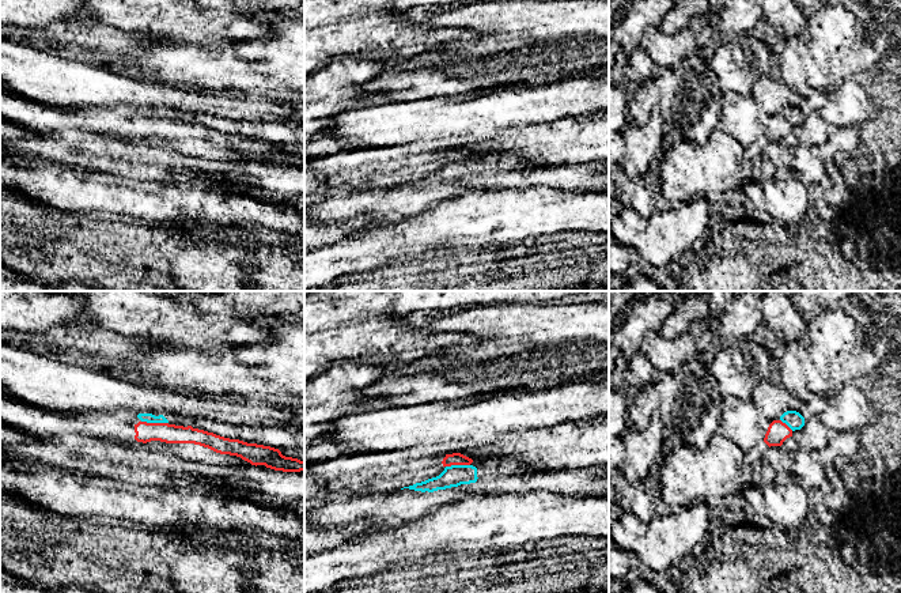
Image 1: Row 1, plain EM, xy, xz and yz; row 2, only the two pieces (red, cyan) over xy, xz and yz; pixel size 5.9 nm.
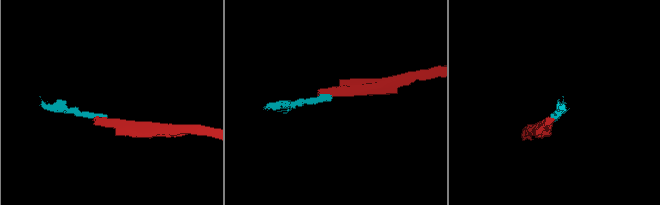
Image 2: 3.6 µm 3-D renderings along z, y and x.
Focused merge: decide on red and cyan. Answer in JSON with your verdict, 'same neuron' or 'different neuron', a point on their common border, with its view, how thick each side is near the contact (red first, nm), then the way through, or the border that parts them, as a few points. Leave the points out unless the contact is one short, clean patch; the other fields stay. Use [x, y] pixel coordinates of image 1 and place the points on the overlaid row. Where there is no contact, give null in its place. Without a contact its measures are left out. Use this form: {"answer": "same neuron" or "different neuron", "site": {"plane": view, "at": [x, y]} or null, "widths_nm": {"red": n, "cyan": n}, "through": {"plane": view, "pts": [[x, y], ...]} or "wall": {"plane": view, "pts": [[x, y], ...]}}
{"answer": "different neuron", "site": {"plane": "xy", "at": [155, 423]}, "widths_nm": {"red": 110, "cyan": 60}, "wall": {"plane": "xy", "pts": [[142, 420], [167, 423]]}}

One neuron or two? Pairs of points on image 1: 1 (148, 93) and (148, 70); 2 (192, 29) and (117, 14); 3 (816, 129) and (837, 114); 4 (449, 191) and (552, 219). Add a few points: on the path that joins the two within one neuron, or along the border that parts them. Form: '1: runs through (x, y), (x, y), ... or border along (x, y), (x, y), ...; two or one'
1: border along (139, 78), (163, 86); two
2: runs through (173, 15), (136, 14); one
3: border along (817, 112), (828, 124); two
4: border along (470, 189), (432, 207); two

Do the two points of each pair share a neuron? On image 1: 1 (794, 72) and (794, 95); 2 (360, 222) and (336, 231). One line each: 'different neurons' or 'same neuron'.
1: different neurons
2: same neuron

